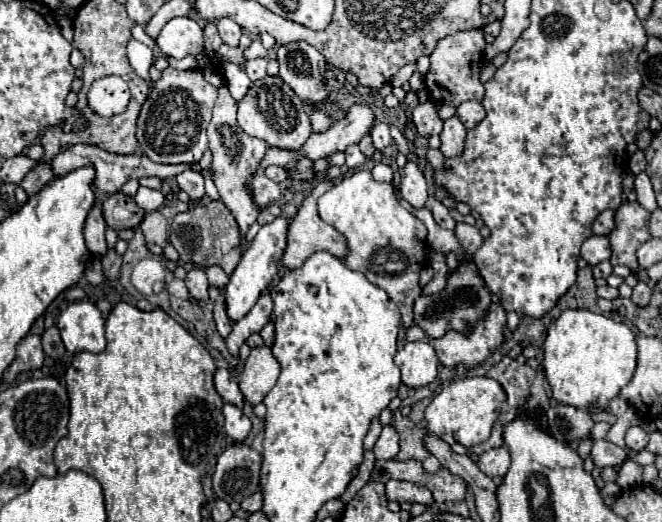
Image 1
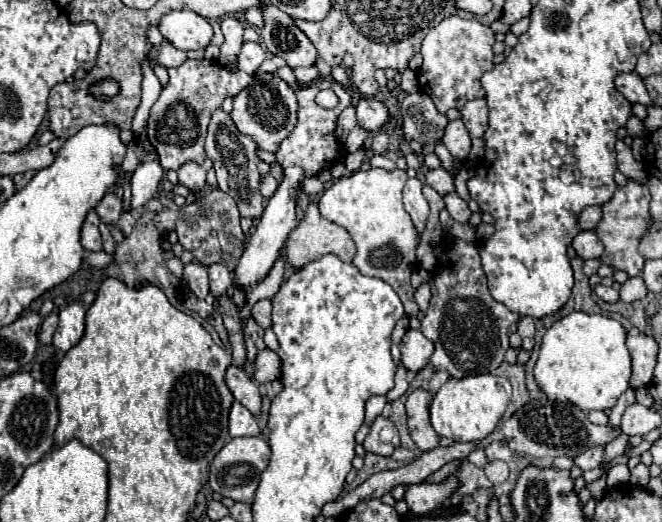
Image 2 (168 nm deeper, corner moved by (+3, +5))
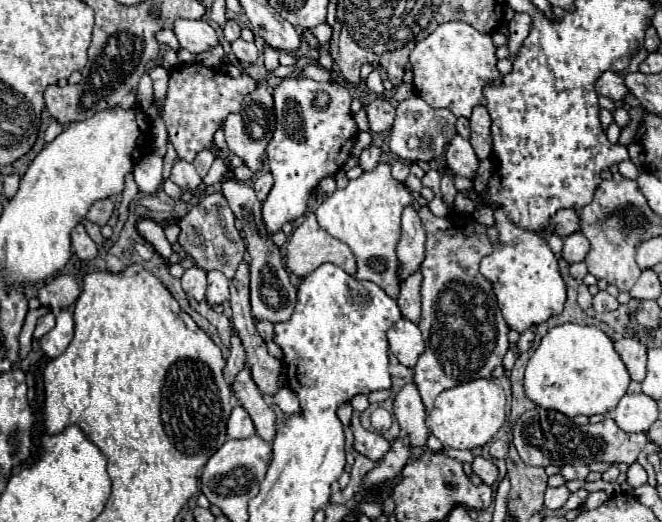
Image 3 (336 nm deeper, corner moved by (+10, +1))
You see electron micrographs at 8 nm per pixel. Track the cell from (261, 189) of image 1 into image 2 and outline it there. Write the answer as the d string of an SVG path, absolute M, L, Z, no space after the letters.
M267 174L267 176L263 176L261 178L261 186L259 186L259 190L261 190L261 196L263 198L271 198L273 194L275 194L275 190L277 190L277 180L271 176L271 174Z

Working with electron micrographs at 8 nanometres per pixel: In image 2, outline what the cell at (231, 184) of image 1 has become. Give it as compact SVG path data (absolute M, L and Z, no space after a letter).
M219 108L211 116L209 132L207 132L207 140L205 140L205 152L207 152L207 158L213 160L213 168L217 172L219 188L223 192L227 192L237 202L241 216L261 218L261 214L263 214L263 196L259 194L259 178L261 178L261 174L257 170L259 156L257 156L255 140L241 134L235 128L231 116L223 108Z

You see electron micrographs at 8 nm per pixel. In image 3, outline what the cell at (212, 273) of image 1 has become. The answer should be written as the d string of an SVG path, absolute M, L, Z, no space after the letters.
M216 270L208 272L208 292L206 292L208 304L212 306L224 304L230 298L228 286L230 286L230 280L222 272L216 272Z

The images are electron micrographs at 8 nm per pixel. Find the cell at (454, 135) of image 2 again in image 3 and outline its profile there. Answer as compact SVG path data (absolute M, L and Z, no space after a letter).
M456 134L446 148L446 164L456 176L474 178L480 160L476 158L476 154L472 150L472 144L466 138Z

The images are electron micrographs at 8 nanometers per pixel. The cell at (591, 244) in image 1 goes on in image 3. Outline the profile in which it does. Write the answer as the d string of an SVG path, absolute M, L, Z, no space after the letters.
M574 232L570 236L564 238L564 248L562 248L562 256L568 264L574 264L574 262L582 262L586 258L590 250L590 244L588 240L584 238L582 232Z

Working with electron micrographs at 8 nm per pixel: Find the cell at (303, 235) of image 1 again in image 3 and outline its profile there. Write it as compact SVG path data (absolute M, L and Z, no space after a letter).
M308 212L286 244L286 266L296 276L304 278L326 262L340 266L350 276L356 274L356 258L352 250L344 242L324 232L318 226L316 216Z

